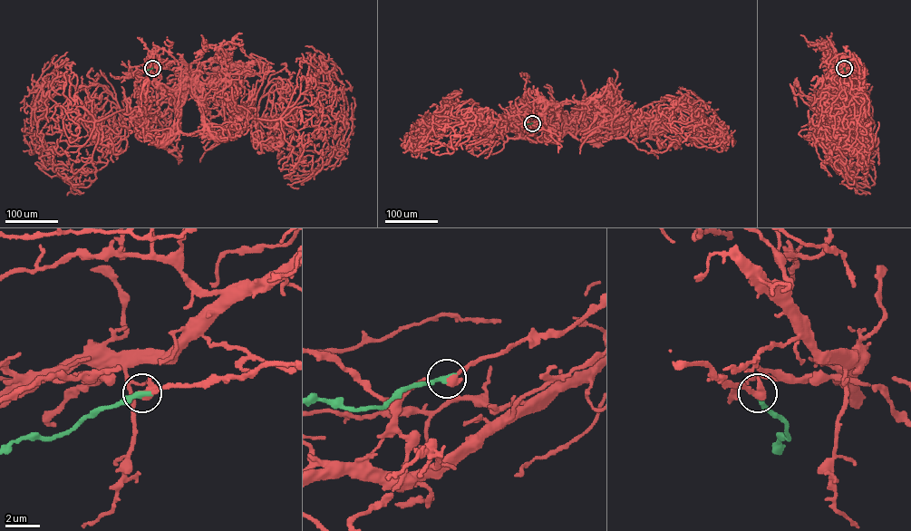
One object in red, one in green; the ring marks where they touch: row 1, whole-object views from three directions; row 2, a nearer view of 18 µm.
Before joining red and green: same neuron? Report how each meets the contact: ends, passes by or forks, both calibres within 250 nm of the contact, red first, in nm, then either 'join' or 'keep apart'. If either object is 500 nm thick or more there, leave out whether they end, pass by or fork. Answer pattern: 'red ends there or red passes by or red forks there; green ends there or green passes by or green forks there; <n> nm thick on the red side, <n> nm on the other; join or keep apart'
red ends there; green ends there; 480 nm thick on the red side, 340 nm on the other; join

